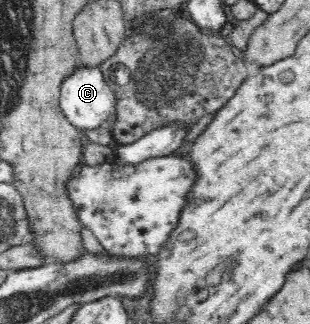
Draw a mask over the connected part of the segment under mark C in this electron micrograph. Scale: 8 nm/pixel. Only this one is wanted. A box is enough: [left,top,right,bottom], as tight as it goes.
[59,66,117,131]

